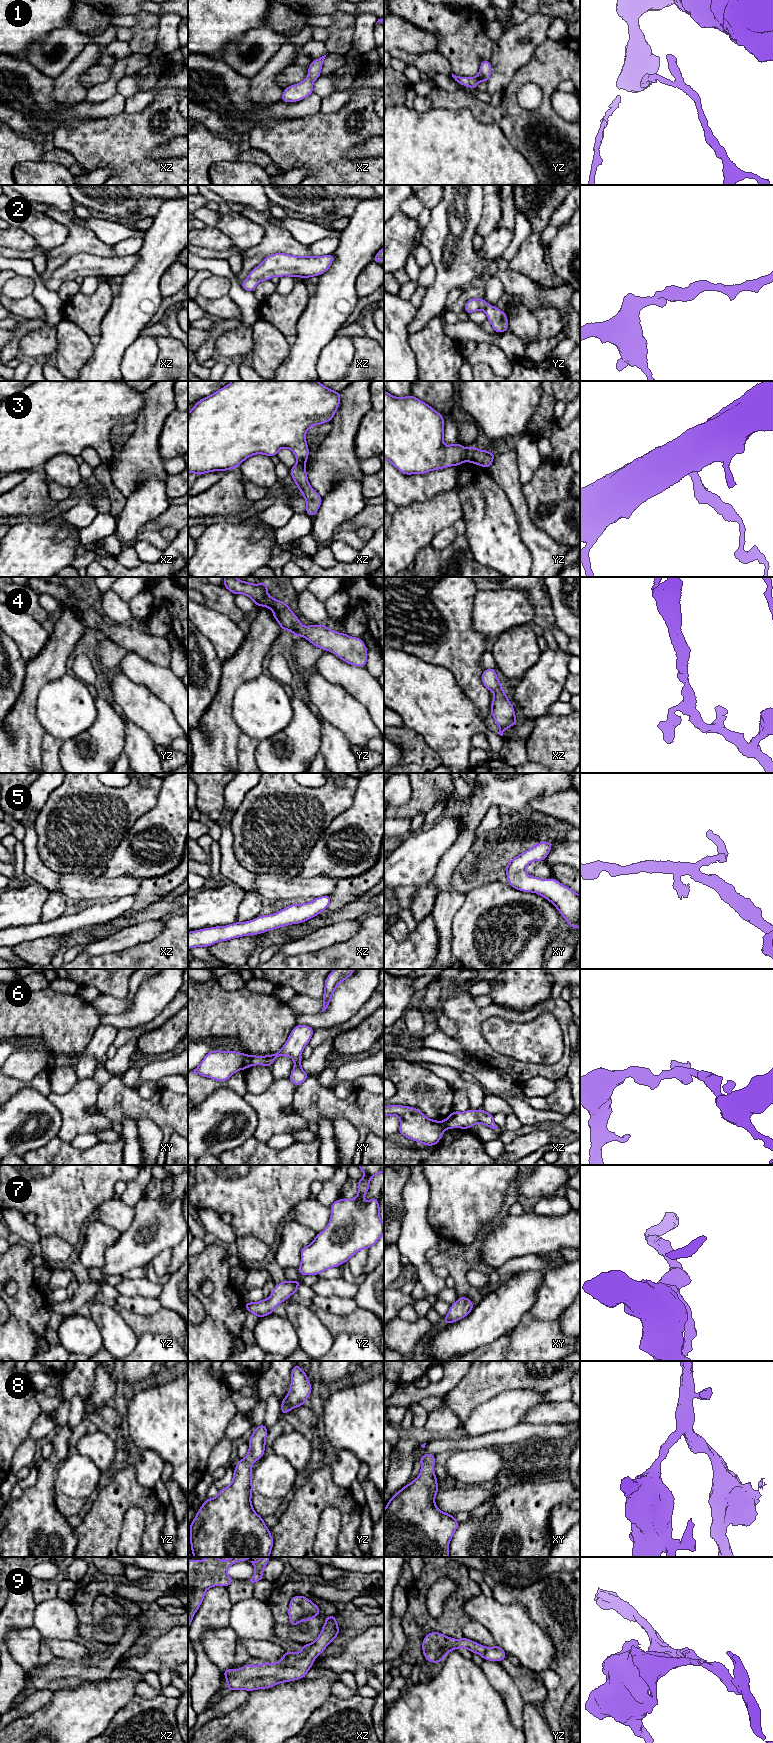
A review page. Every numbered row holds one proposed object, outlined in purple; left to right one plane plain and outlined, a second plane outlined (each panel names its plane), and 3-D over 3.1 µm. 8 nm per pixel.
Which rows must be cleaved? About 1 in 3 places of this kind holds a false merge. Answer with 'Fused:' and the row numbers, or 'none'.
Fused: 3, 6

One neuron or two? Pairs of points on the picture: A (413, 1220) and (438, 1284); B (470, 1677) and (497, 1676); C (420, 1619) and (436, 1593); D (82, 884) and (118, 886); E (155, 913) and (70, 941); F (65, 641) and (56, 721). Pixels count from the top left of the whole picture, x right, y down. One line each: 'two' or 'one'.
A: one
B: two
C: two
D: one
E: one
F: two

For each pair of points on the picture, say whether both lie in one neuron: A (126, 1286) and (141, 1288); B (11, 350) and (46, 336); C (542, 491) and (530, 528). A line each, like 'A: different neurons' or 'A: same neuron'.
A: same neuron
B: different neurons
C: different neurons

